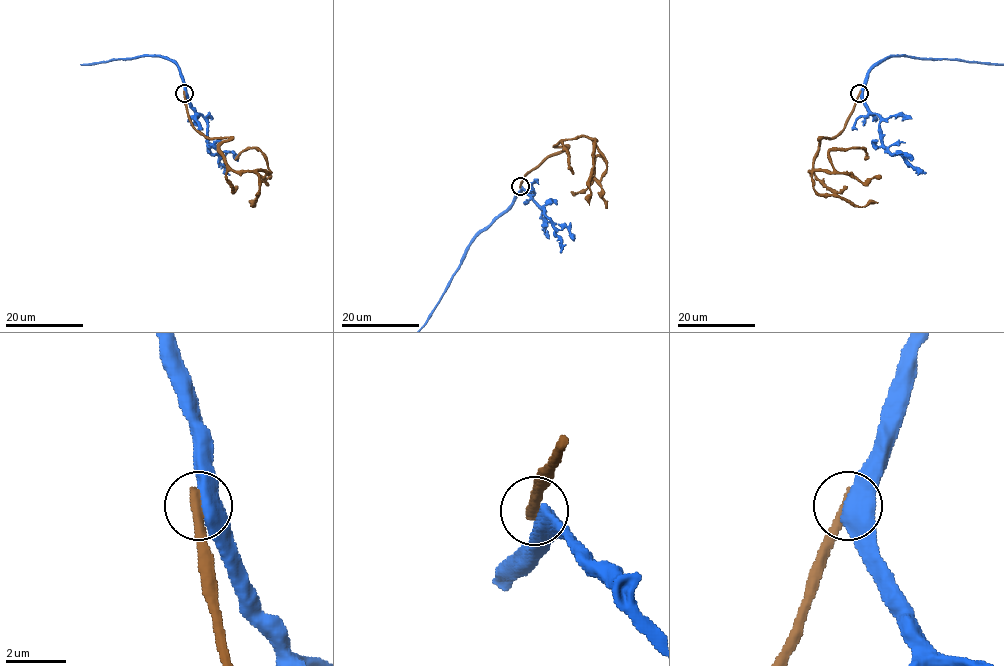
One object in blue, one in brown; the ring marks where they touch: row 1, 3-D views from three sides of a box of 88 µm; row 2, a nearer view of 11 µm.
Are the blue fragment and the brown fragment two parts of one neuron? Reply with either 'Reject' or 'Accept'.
Reject

